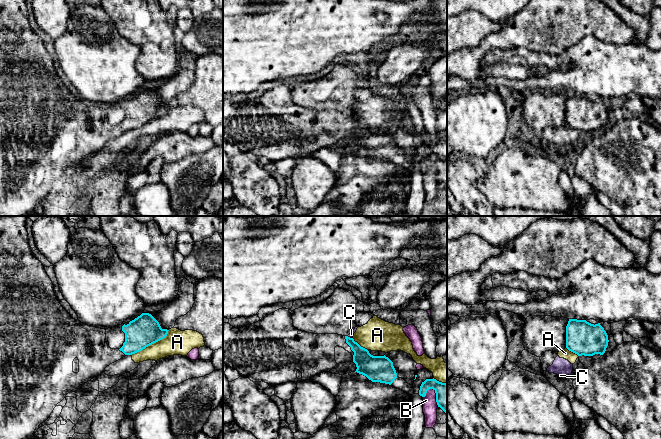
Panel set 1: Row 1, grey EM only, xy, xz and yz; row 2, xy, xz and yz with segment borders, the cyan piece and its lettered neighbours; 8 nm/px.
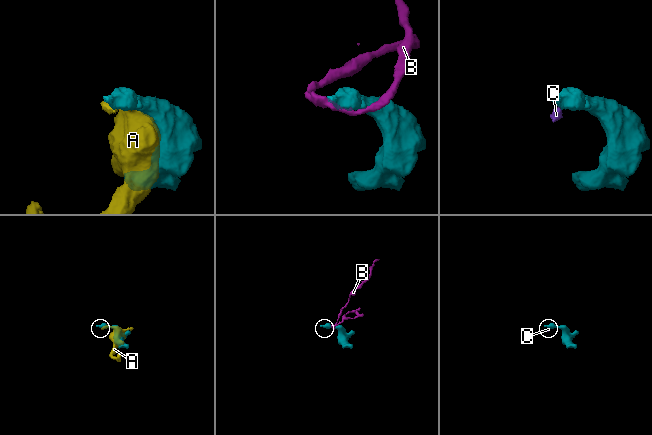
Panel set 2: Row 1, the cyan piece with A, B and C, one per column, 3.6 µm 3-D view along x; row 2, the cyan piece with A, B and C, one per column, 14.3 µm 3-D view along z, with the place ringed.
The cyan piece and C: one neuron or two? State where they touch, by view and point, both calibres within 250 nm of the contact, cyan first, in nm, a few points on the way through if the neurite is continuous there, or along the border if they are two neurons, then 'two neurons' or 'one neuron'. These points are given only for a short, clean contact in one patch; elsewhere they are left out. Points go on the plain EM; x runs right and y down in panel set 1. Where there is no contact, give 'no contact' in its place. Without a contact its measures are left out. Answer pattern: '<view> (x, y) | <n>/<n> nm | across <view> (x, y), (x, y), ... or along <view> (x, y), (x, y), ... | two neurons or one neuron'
xz (349, 113) | 160/40 nm | along xz (347, 112), (352, 114) | two neurons

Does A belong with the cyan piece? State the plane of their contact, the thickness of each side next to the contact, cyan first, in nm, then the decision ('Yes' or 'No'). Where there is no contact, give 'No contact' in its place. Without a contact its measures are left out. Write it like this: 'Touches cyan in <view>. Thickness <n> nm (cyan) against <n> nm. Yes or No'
Touches cyan in xy. Thickness 240 nm (cyan) against 200 nm. No

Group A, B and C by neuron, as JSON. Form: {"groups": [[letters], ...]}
{"groups": [["A", "C"], ["B"]]}

